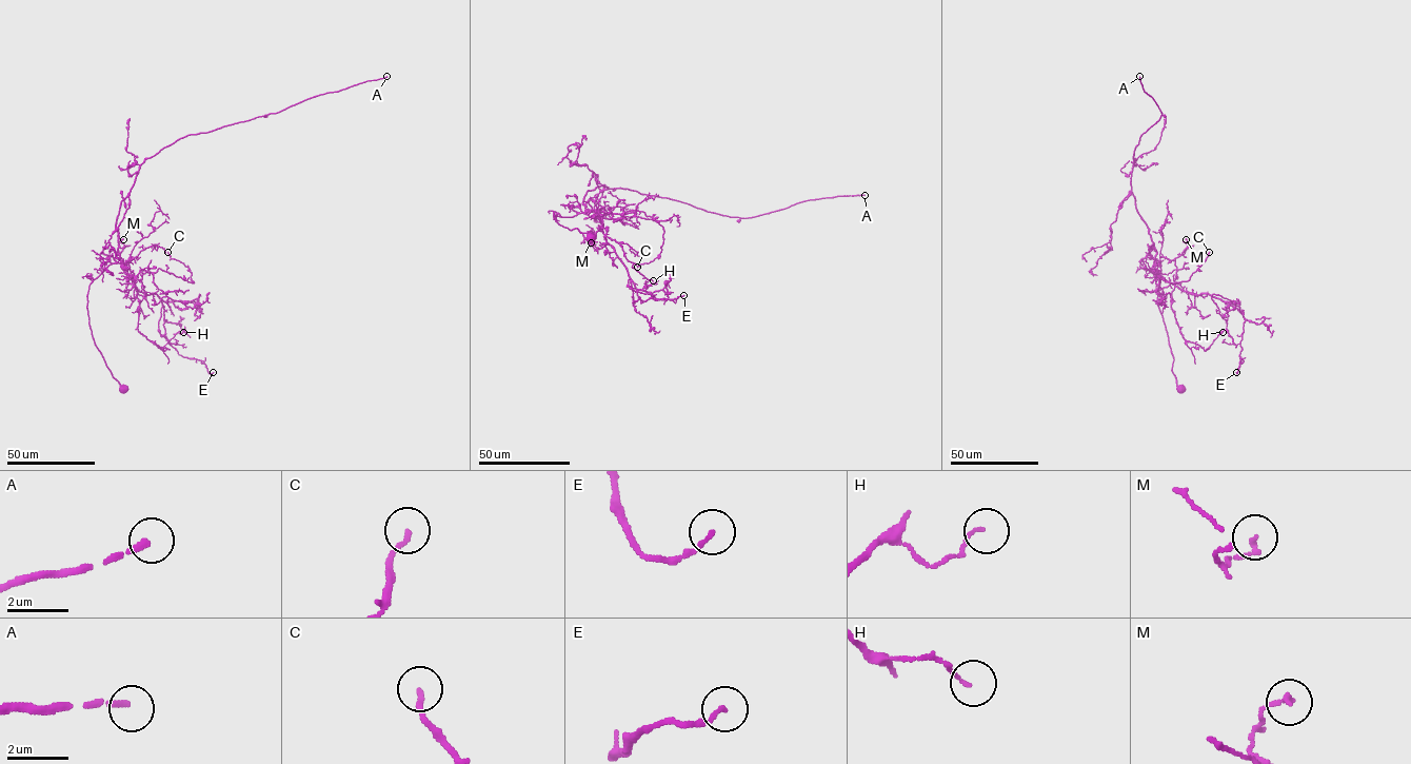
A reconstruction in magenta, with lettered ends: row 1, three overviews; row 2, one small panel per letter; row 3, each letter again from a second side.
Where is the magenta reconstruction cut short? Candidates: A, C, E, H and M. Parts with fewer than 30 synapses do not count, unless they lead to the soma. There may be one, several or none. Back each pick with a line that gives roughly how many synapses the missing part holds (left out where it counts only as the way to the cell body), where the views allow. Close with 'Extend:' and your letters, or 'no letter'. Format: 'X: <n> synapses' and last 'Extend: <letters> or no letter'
A: 130 synapses
Extend: A

